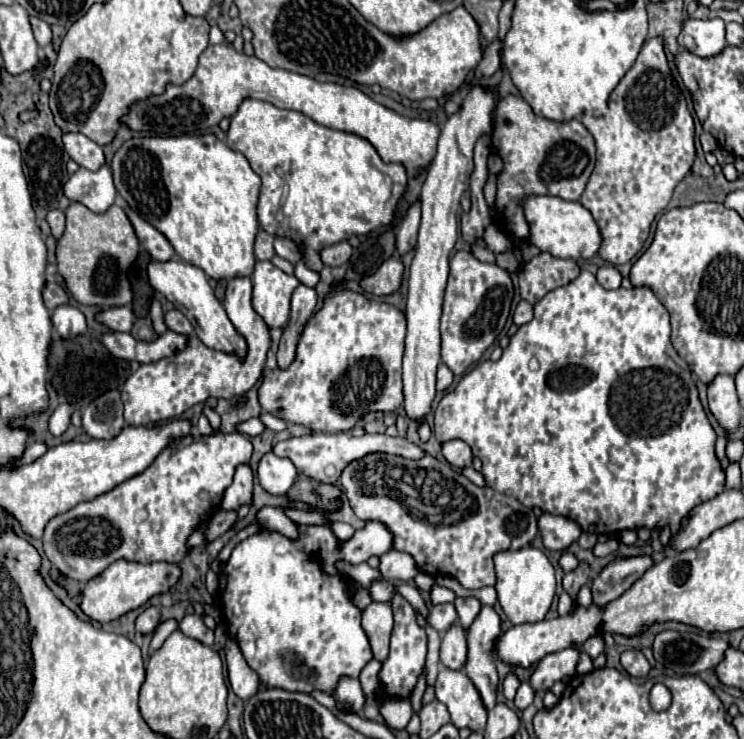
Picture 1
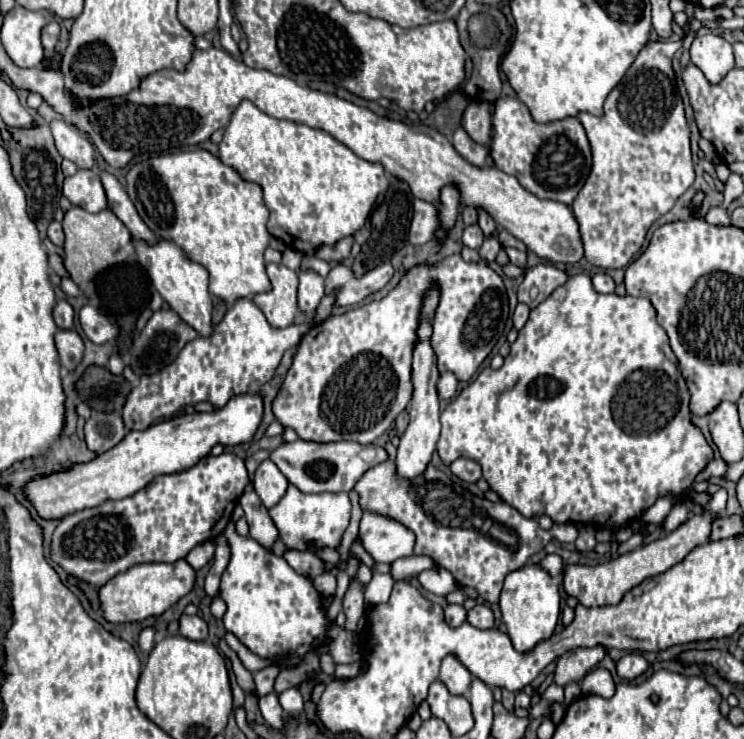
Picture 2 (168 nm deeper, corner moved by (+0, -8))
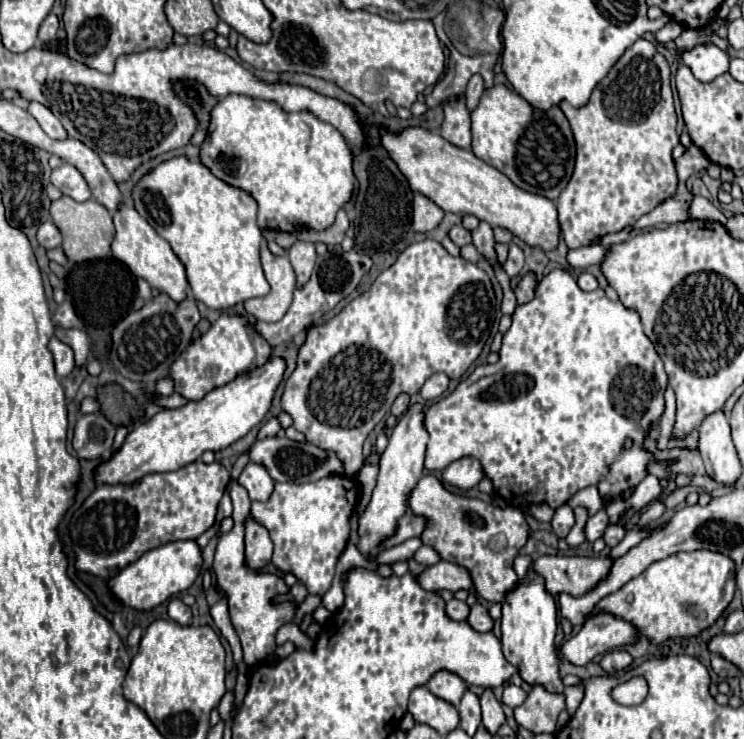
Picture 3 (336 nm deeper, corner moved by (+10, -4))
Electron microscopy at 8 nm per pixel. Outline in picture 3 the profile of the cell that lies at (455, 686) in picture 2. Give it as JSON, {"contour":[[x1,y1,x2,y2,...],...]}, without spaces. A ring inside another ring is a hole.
{"contour":[[440,670,440,672,436,672,430,680,428,680,428,690,432,692,432,694,436,694,438,698,442,698,442,700,446,700,446,702,450,702,450,704,454,704,454,706,458,706,460,704,460,698,462,698,462,694,466,692,466,682,460,678,460,676,456,676,454,672,448,672,448,670]]}

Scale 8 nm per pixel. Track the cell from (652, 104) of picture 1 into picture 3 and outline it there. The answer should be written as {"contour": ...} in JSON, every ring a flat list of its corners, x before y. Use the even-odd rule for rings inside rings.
{"contour":[[644,38,636,40,594,88,586,106,572,108,564,102,560,108,566,114,576,140,576,168,568,186,556,200,562,238,568,248,588,246,604,234,632,226,640,216,676,192,678,174,672,150,680,140,676,134,676,112,670,90,670,66,652,42]]}

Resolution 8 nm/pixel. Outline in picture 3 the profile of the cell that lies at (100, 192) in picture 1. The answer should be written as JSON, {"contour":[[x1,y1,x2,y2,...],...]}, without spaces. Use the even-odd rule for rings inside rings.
{"contour":[[62,164,60,168,54,168,52,170,52,176,50,176,50,182,64,194,64,196,70,196,74,198,76,202,86,202,92,198,90,194,90,188,84,180,84,176,80,174,80,170,72,164]]}

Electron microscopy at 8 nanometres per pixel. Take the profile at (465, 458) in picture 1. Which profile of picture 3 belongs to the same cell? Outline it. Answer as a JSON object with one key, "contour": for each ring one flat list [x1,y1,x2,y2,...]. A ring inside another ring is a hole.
{"contour":[[468,456,468,458,460,458,460,460,452,462,450,466,446,466,442,476,448,484,462,488,462,490,468,490,484,478,484,472,482,472,480,462,476,458]]}

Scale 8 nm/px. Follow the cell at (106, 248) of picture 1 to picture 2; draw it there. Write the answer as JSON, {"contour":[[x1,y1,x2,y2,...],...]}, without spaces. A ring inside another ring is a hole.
{"contour":[[72,206,64,214,64,234,66,234,66,244,64,244,64,266,70,272,72,280,88,294,94,296,94,278,98,272,112,264,124,262,130,254,134,254,132,246,132,236,126,230,126,226,110,212,102,210,98,214,90,214,84,208]]}

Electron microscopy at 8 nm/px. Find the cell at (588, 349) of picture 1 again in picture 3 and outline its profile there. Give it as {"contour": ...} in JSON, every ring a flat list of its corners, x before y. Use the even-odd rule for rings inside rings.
{"contour":[[552,270,538,282,536,296,528,304,520,304,516,308,516,312,512,314,512,326,504,334,498,356,500,356,500,360,496,364,476,366,474,372,468,378,464,378,452,394,440,398,426,410,424,426,430,432,430,442,428,442,428,450,426,450,426,468,428,470,444,470,450,462,454,462,462,456,472,456,482,464,484,474,492,480,494,492,500,498,504,498,508,504,524,506,526,502,544,502,550,508,558,508,558,506,566,504,572,498,572,494,576,494,578,490,582,490,586,486,596,486,604,500,618,500,624,496,626,490,636,488,640,484,640,480,644,480,644,476,648,474,646,472,648,464,656,462,654,454,644,448,644,440,650,432,650,426,656,420,660,420,660,416,664,414,664,392,668,386,668,376,664,372,664,364,662,364,660,356,656,354,650,338,642,330,640,316,636,310,626,308,622,302,608,300,602,288,592,290,592,292,580,290,568,270],[628,438,632,440,630,448,624,446,624,442]]}

